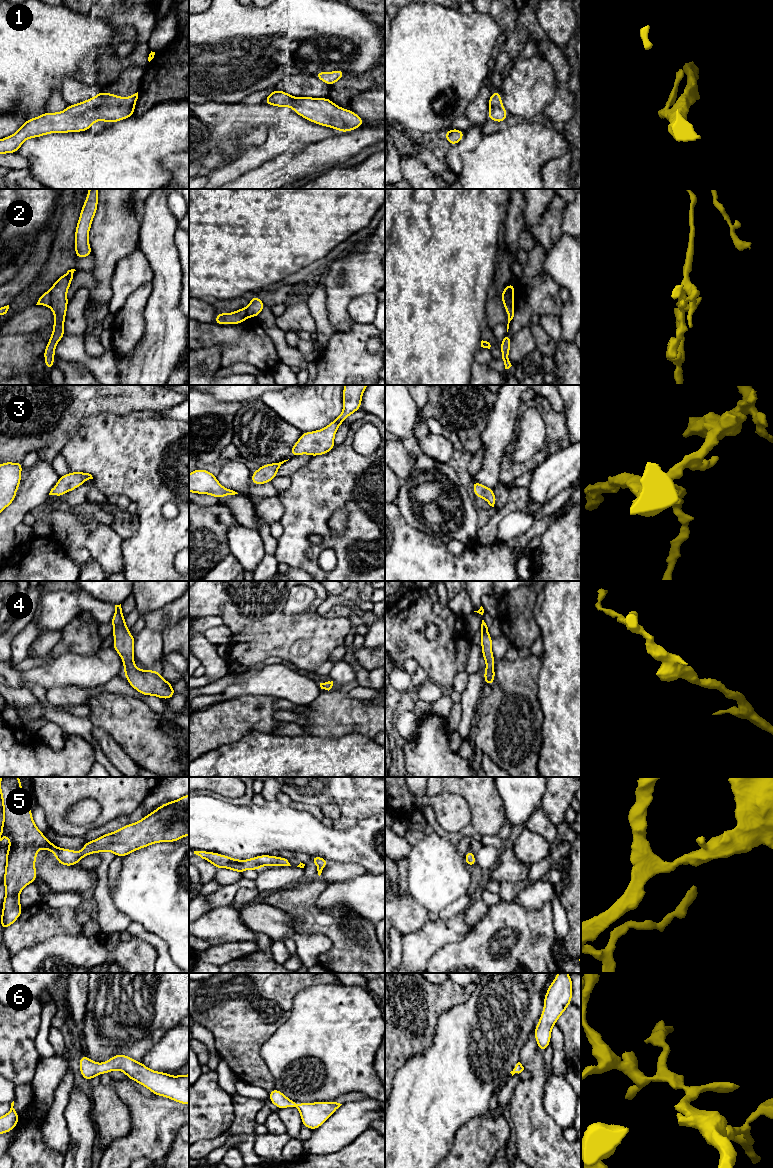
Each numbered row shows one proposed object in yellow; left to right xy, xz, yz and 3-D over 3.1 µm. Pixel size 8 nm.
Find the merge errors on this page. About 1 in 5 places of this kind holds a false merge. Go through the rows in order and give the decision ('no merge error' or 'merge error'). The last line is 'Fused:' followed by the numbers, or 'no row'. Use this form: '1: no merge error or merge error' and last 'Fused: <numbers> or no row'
1: no merge error
2: merge error
3: no merge error
4: no merge error
5: no merge error
6: no merge error
Fused: 2

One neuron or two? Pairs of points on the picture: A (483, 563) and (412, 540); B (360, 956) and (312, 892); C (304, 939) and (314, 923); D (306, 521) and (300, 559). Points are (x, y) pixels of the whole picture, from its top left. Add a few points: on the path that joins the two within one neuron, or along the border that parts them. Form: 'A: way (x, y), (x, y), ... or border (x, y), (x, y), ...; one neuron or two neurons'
A: way (465, 563), (435, 563), (430, 558); one neuron
B: way (344, 940), (312, 908); one neuron
C: border (296, 929), (307, 933), (322, 933), (330, 942); two neurons
D: way (300, 530), (300, 550); one neuron

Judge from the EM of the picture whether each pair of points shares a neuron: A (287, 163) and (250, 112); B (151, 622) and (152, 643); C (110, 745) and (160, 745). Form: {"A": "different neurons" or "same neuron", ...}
{"A": "different neurons", "B": "different neurons", "C": "different neurons"}

